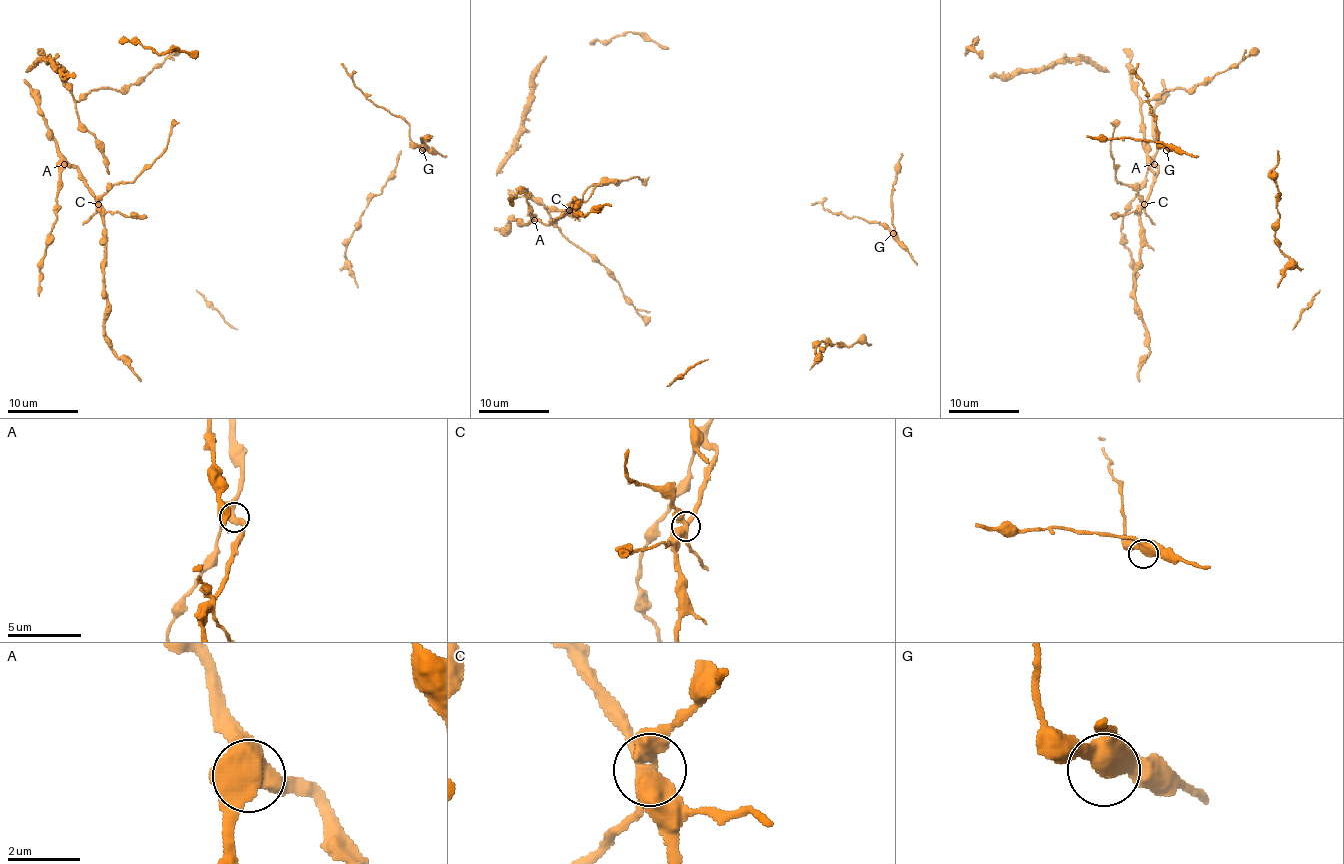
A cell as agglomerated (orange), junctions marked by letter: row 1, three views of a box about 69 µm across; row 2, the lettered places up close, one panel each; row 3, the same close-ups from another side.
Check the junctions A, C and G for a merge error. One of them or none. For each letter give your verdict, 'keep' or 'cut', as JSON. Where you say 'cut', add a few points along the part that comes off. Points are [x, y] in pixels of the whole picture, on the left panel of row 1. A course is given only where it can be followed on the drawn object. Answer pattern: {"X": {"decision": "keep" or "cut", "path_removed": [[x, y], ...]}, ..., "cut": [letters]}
{"A": {"decision": "keep"}, "C": {"decision": "cut", "path_removed": [[99, 204], [99, 199], [113, 185], [130, 183], [167, 144], [174, 120]]}, "G": {"decision": "keep"}, "cut": ["C"]}

